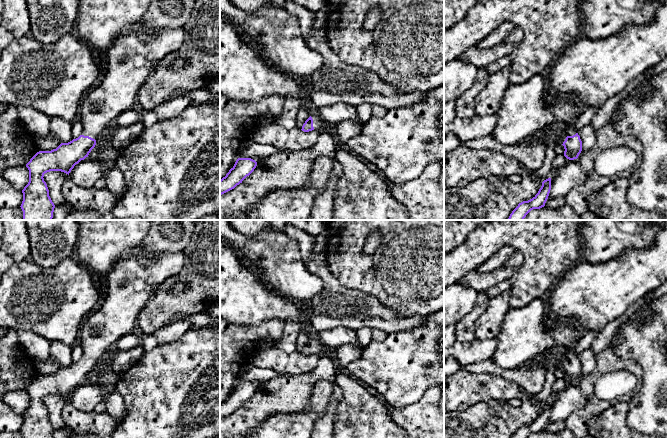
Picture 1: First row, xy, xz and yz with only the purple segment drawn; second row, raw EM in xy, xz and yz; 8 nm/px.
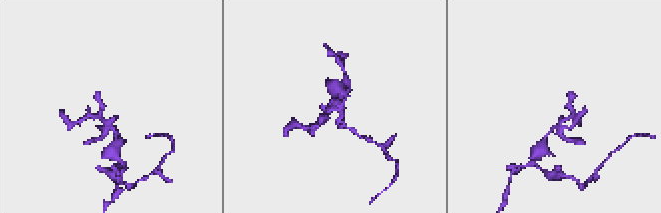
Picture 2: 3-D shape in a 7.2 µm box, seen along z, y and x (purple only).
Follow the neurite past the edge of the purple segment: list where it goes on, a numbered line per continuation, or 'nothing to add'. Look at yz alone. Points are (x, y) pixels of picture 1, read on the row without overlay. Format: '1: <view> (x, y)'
1: yz (522, 337)

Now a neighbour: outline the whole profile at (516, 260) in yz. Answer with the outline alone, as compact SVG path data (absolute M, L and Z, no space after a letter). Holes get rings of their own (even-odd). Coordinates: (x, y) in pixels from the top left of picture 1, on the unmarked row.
M516 251L515 254L510 257L504 264L504 266L512 267L512 268L519 268L523 264L523 256L519 251Z

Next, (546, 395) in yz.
M540 359L540 363L546 367L547 372L546 382L544 384L543 390L534 396L531 396L533 401L537 404L544 405L548 402L551 402L554 398L552 386L557 380L555 376L555 373L557 371L556 362L557 359Z

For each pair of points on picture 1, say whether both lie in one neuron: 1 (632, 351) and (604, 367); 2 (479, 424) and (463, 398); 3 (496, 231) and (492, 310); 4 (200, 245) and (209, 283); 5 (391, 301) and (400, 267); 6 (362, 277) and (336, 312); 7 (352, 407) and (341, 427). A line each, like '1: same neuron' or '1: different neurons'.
1: different neurons
2: different neurons
3: different neurons
4: same neuron
5: same neuron
6: different neurons
7: same neuron

